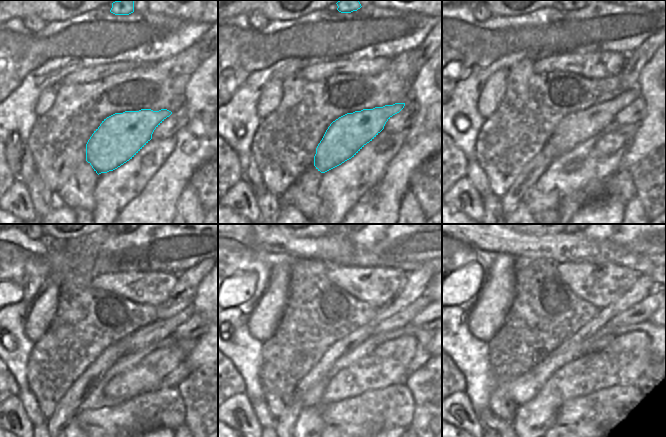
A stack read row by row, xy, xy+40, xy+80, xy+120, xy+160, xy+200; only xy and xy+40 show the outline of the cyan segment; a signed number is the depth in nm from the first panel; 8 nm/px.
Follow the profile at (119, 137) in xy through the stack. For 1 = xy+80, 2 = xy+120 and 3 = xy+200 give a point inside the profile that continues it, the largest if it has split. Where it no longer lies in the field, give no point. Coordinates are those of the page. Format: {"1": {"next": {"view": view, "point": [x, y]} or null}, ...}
{"1": {"next": {"view": "xy+80", "point": [579, 126]}}, "2": {"next": {"view": "xy+120", "point": [155, 332]}}, "3": {"next": {"view": "xy+200", "point": [641, 311]}}}

